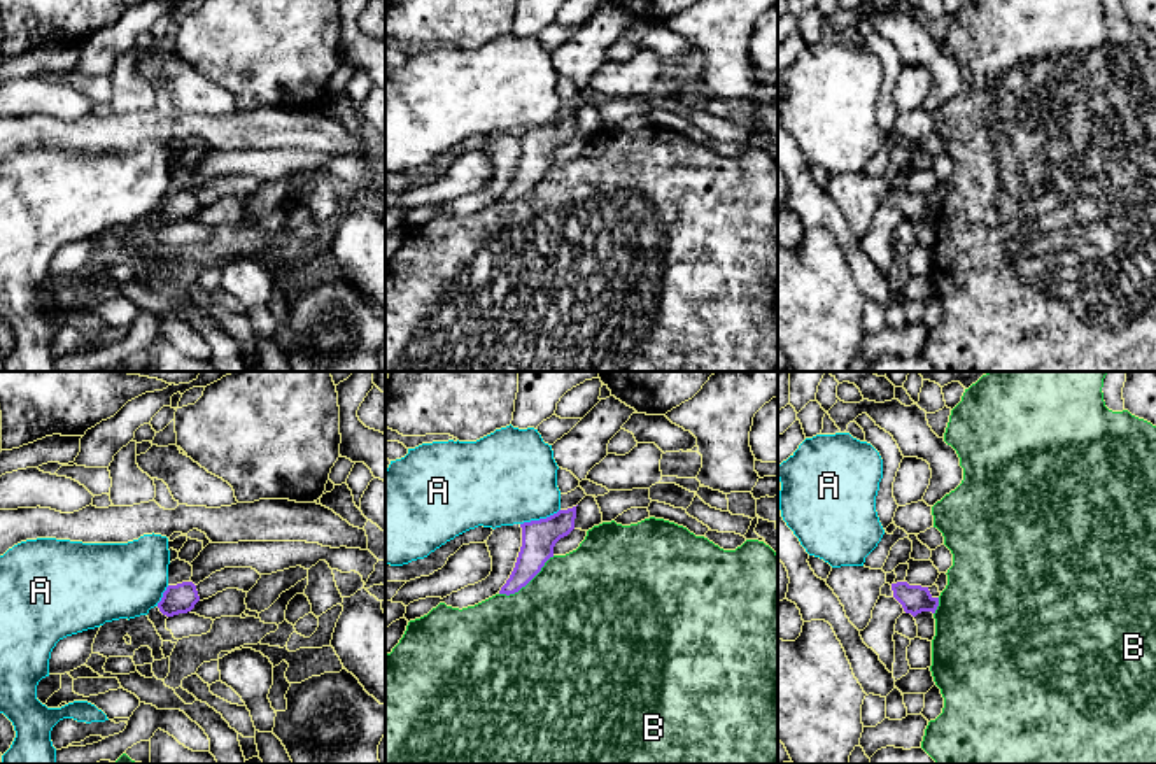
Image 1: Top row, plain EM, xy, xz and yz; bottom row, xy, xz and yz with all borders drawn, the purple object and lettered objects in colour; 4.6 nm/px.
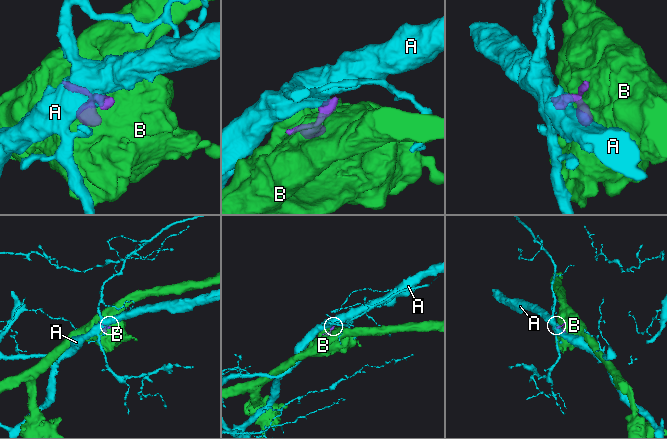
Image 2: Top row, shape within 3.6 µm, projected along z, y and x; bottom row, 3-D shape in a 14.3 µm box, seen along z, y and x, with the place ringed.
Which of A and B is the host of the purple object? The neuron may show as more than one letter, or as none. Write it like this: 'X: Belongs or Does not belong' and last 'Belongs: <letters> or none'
A: Does not belong
B: Does not belong
Belongs: none

